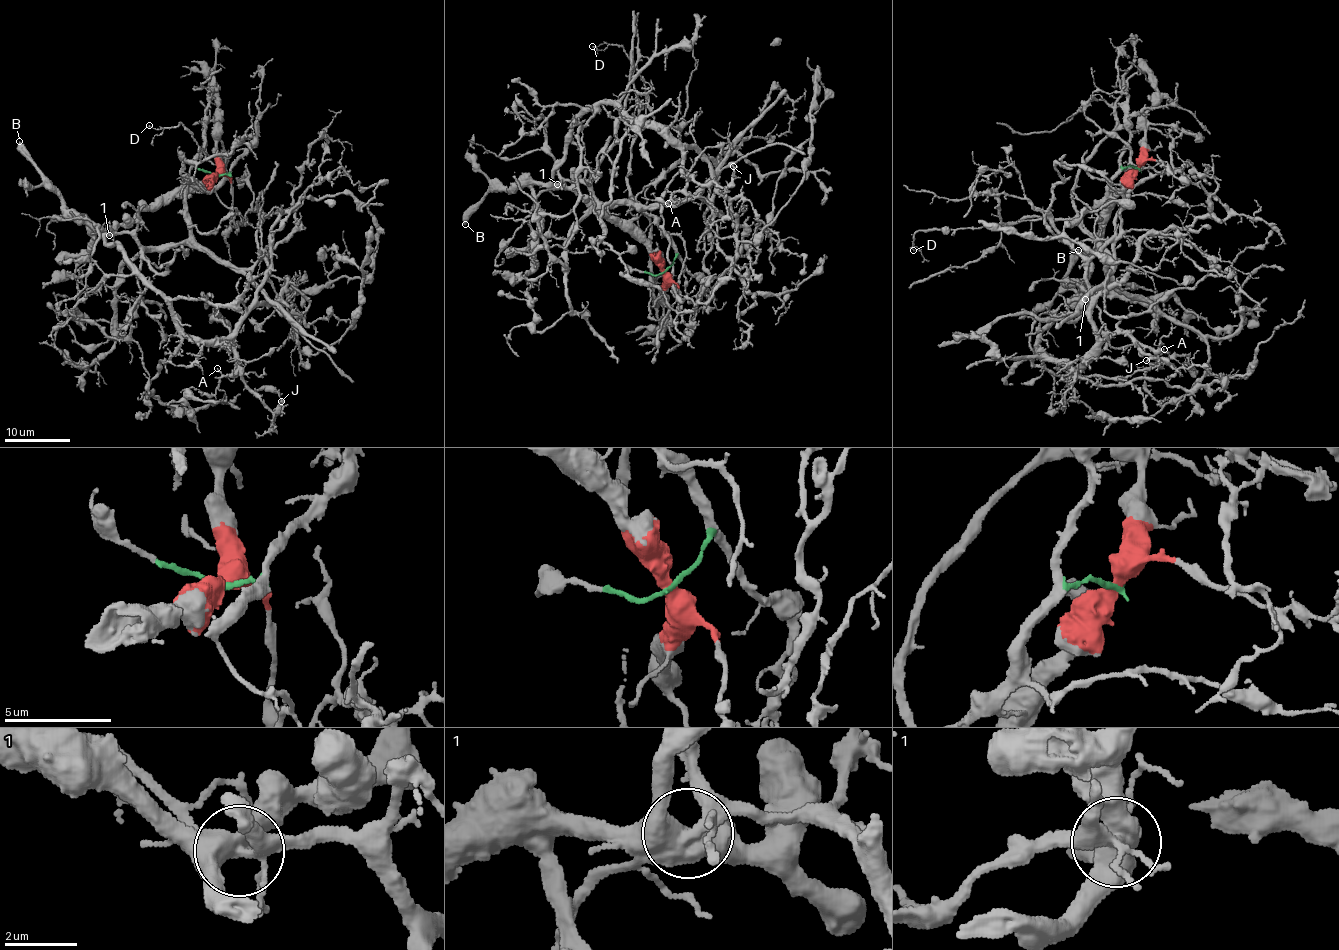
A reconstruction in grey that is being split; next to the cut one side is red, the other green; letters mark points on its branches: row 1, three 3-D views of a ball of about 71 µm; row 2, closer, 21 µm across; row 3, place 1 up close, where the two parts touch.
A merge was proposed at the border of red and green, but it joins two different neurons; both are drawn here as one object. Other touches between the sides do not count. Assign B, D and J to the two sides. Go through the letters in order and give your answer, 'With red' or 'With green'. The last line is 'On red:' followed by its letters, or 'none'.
B: With red
D: With green
J: With red
On red: B, J

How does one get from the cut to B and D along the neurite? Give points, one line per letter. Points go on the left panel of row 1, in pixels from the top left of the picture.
B: (217, 176), (182, 187), (125, 224), (115, 225), (107, 231), (94, 231), (67, 211), (65, 202), (20, 142)
D: (217, 176), (229, 177), (208, 189), (187, 183), (185, 158), (201, 156), (192, 134), (181, 123), (148, 125)

